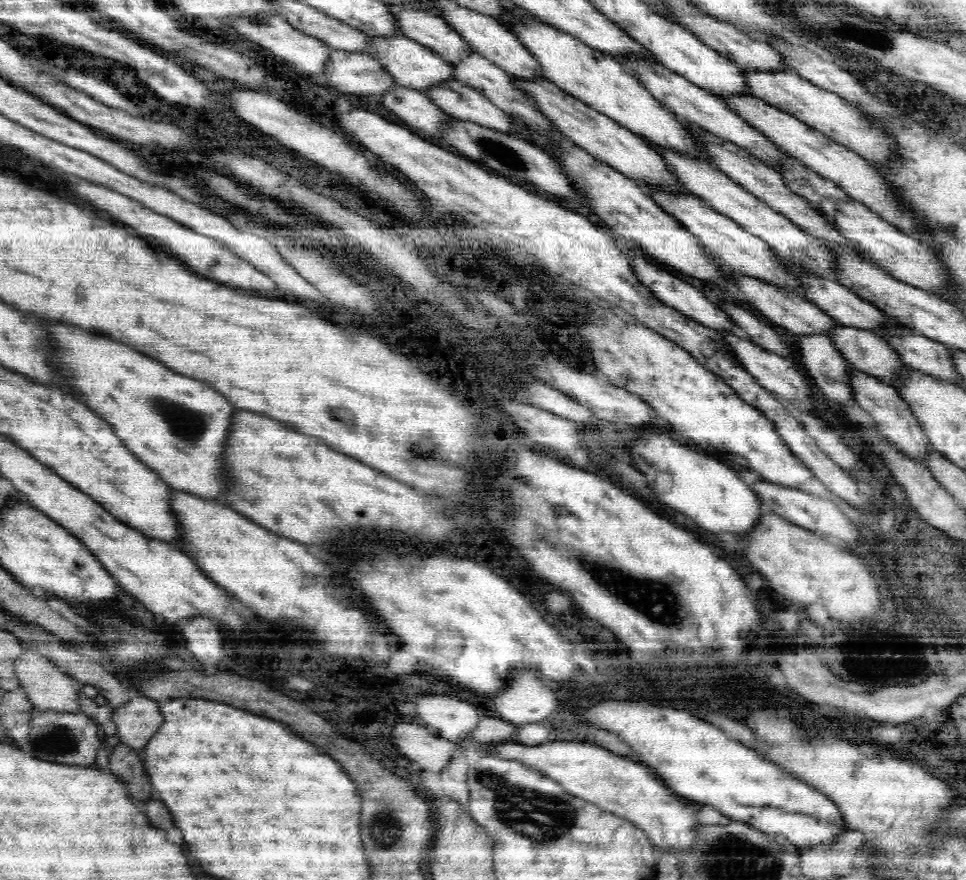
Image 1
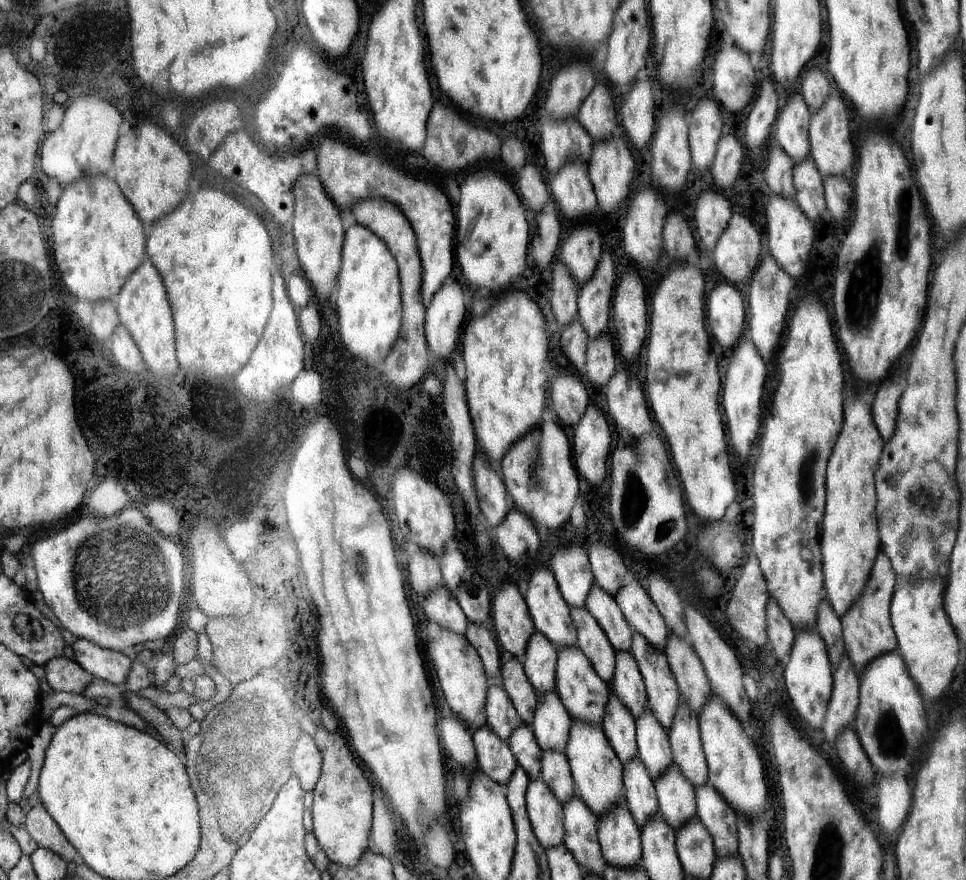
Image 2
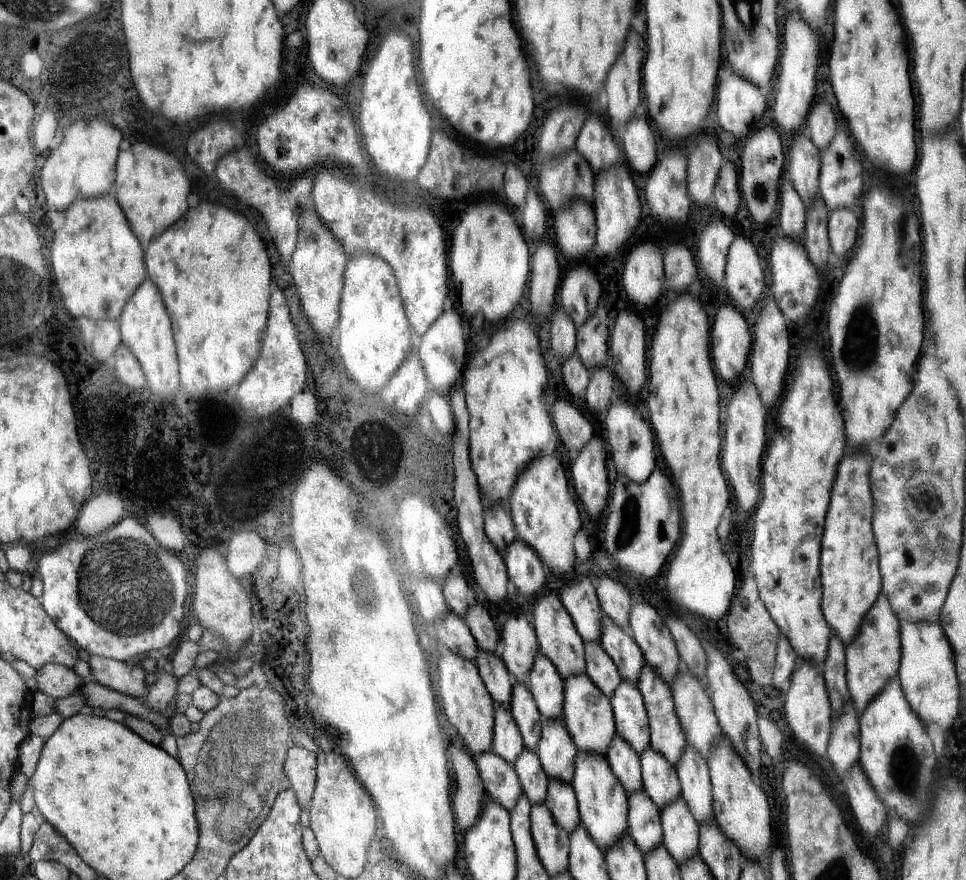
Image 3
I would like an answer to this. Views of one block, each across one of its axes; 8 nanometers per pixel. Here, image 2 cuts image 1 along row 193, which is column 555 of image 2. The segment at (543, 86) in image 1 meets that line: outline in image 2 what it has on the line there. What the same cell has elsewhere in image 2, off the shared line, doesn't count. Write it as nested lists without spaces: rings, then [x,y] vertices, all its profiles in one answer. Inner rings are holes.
[[[577,645],[557,650],[555,690],[572,719],[601,725],[609,696],[609,686],[594,671],[590,660]]]

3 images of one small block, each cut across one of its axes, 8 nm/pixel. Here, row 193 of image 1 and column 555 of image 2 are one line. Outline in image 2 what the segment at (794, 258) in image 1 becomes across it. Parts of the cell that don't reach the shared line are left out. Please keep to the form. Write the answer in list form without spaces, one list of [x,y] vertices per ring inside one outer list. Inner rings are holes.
[[[557,692],[538,693],[531,728],[540,749],[564,753],[570,726],[571,715],[563,706]]]

